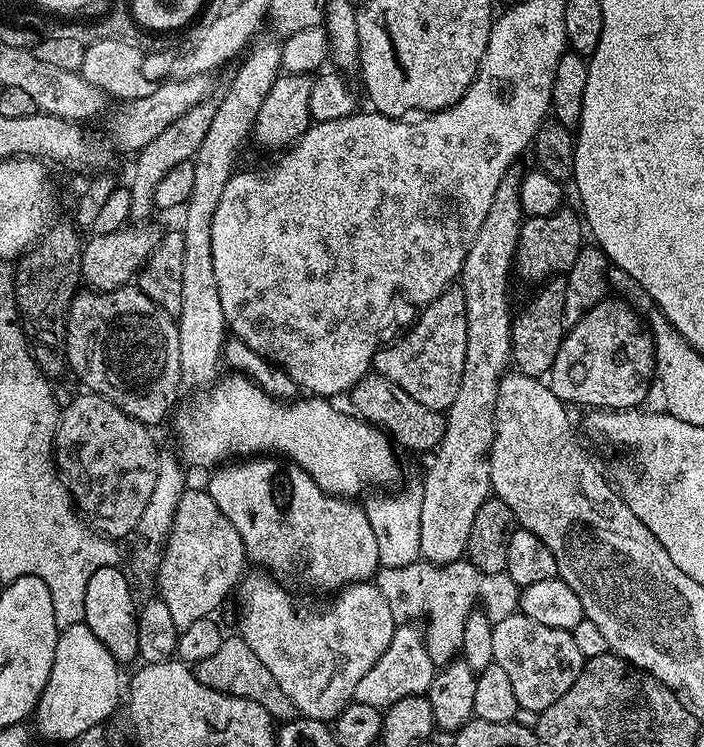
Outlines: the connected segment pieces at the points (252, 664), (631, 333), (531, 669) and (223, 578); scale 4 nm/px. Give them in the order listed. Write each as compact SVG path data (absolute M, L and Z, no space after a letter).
M226 638L214 655L194 665L194 671L198 682L202 682L202 686L210 686L210 690L224 692L227 696L250 698L250 702L258 702L258 706L266 706L273 721L295 720L298 715L294 702L290 702L289 696L282 691L282 686L274 682L270 670L262 666L254 650L250 650L250 646L246 646L246 642L242 639Z
M605 299L590 309L574 327L567 329L564 340L558 346L554 366L550 373L550 387L553 394L565 405L589 404L592 410L623 410L639 408L648 396L648 383L651 385L656 370L656 350L652 347L652 333L646 327L635 308L623 299Z
M521 612L493 623L494 662L506 670L514 686L514 698L518 698L521 708L539 714L578 682L586 652L572 636L575 635L569 629L545 626Z
M189 487L178 498L178 510L174 510L174 522L168 535L168 540L164 544L164 552L160 556L160 565L156 571L154 588L157 588L158 599L166 604L170 610L171 621L177 629L191 626L199 620L209 619L213 615L212 611L227 598L228 595L237 591L242 577L245 575L246 557L244 554L244 543L242 538L238 538L238 530L230 526L230 518L218 510L214 498L206 490L200 492L196 488Z

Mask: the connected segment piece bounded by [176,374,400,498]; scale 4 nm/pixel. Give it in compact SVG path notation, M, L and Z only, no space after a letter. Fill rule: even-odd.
M228 374L232 376L221 375L219 379L215 381L207 389L208 396L204 396L192 410L181 420L176 430L176 440L180 443L180 452L178 456L181 461L189 469L192 468L208 468L207 470L215 469L217 466L223 465L225 462L231 461L233 458L251 458L257 454L275 454L277 457L283 458L285 461L294 463L302 470L306 470L306 474L310 474L310 478L318 485L322 490L326 490L331 496L343 496L345 498L359 497L359 492L363 488L368 488L371 484L392 484L400 476L400 468L396 465L396 456L392 453L394 449L393 441L390 439L383 428L377 427L373 423L367 423L356 414L349 414L347 416L344 412L339 412L335 408L333 401L328 398L321 398L319 396L309 395L308 400L300 400L301 398L293 399L291 402L285 402L283 399L277 398L264 391L264 389L257 386L252 379L243 374Z

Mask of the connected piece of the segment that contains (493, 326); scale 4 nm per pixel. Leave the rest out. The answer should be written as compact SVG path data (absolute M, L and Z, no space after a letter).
M516 170L502 178L494 202L490 202L490 214L486 214L486 222L482 222L458 277L458 286L466 298L466 366L458 398L446 410L445 436L422 479L420 555L429 564L452 564L467 553L474 514L492 492L488 451L496 433L496 395L512 358L513 313L508 312L508 275L514 272L520 225L525 219L520 209L520 178Z

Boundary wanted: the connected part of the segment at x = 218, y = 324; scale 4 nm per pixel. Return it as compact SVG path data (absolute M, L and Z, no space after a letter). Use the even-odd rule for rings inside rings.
M268 40L258 43L253 43L250 48L252 53L239 61L240 69L233 74L224 97L219 97L214 122L210 122L210 130L206 130L206 138L202 138L202 146L194 157L194 190L182 209L182 310L175 317L175 321L178 326L178 362L185 385L211 385L218 376L216 367L221 367L222 364L226 325L222 302L218 298L218 280L214 278L210 222L214 220L218 198L222 198L222 190L226 190L226 182L234 175L234 169L237 167L236 151L244 139L247 141L251 137L252 127L258 118L258 109L262 107L266 94L270 94L270 86L282 72L279 47Z

